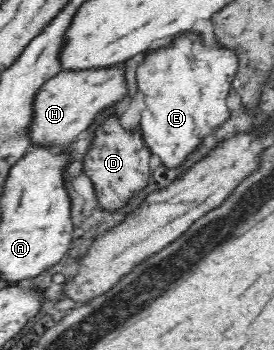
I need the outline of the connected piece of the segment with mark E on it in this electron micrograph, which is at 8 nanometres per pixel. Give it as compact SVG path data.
M183 32L168 45L148 52L137 65L136 81L138 89L143 93L143 110L139 119L139 127L150 153L156 153L168 168L184 161L200 140L218 124L228 119L229 109L226 106L226 95L230 91L232 77L236 75L238 55L232 49L226 49L220 43L206 44L200 32Z

